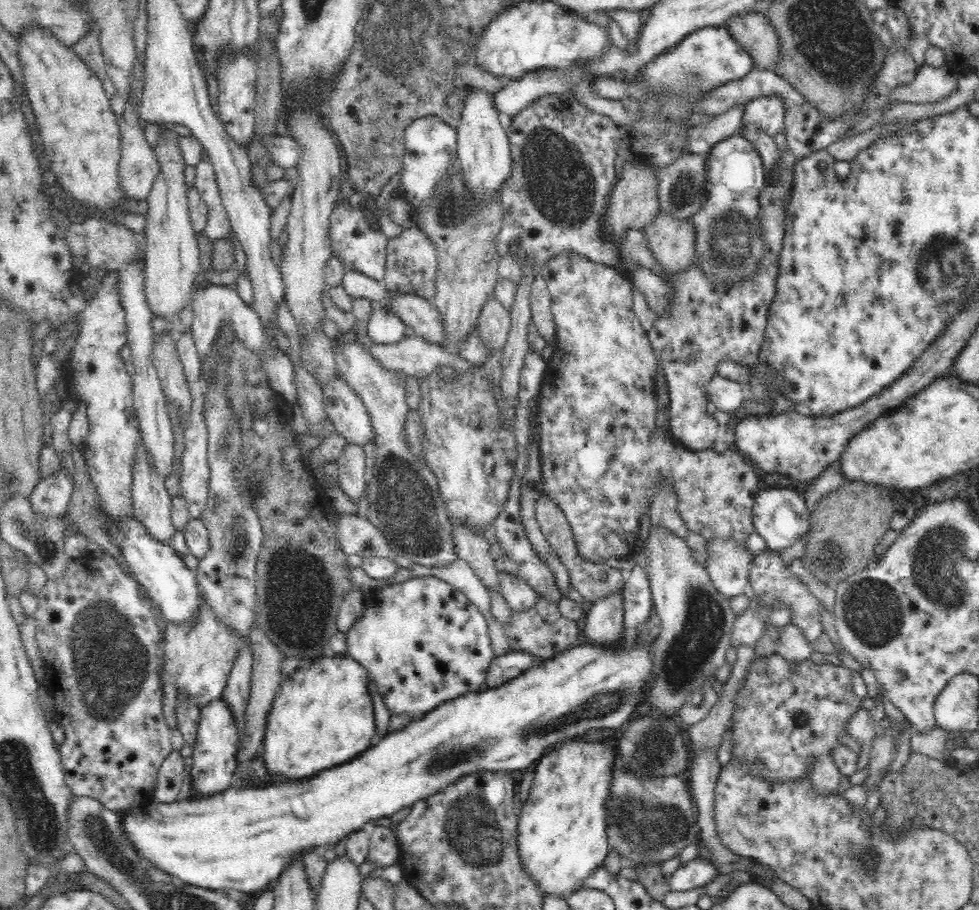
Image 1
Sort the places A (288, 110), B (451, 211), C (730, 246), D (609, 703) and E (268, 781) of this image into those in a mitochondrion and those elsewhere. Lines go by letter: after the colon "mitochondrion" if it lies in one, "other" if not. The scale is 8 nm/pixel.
A: other
B: mitochondrion
C: mitochondrion
D: mitochondrion
E: other

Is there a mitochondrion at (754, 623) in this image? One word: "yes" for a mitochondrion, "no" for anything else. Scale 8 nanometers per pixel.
no

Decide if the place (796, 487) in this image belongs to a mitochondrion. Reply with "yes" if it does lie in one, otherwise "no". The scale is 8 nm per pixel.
no

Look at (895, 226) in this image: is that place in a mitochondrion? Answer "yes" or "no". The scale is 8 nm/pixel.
yes

